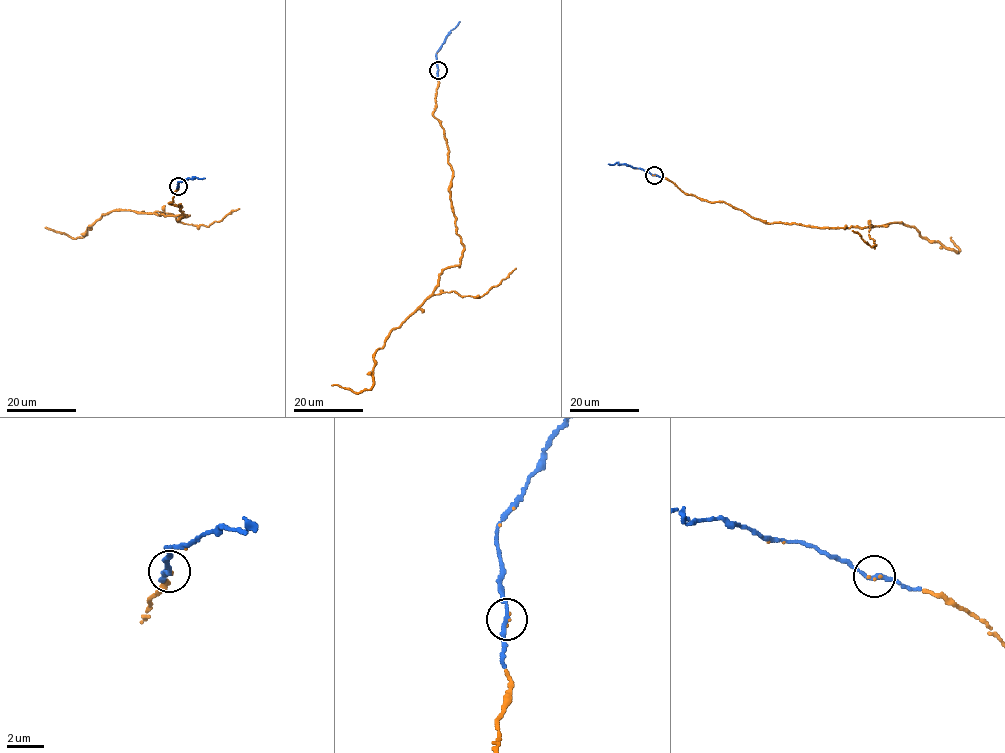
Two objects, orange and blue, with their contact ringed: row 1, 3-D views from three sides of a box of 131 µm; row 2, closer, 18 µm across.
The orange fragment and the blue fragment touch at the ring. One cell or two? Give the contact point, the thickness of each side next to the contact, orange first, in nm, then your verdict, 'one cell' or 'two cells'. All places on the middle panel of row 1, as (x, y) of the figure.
place (438, 70); calibres 110 and 240 nm; one cell

